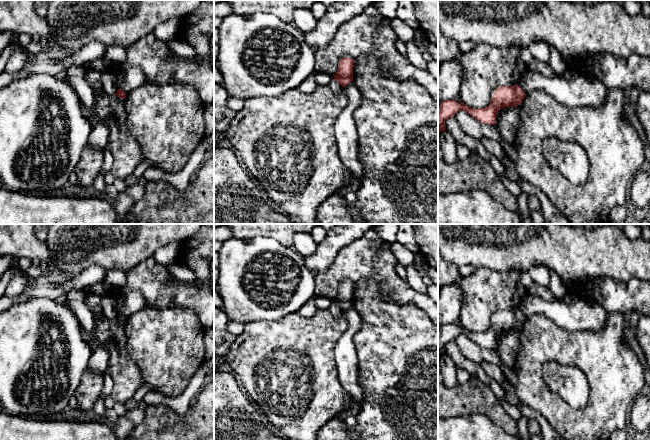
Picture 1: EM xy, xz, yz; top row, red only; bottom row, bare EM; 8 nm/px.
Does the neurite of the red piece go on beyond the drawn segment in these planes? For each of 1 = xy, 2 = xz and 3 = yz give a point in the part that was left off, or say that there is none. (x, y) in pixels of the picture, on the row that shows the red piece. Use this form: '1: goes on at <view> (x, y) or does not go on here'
1: does not go on here
2: does not go on here
3: does not go on here

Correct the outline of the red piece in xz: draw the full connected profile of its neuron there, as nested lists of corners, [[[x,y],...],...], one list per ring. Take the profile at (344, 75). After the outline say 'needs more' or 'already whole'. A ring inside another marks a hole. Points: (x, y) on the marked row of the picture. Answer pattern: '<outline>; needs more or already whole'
[[[345,57],[342,58],[338,63],[338,69],[334,76],[334,80],[337,81],[342,87],[347,86],[353,81],[353,67],[354,60]]]; already whole

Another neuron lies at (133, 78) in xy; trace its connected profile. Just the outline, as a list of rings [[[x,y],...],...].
[[[130,69],[117,76],[118,89],[126,94],[147,82],[146,75],[139,69]]]

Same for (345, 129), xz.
[[[354,81],[343,87],[343,91],[348,98],[348,105],[339,114],[335,124],[339,157],[346,168],[361,181],[364,178],[364,168],[358,158],[358,135],[353,113],[361,104],[362,94]]]

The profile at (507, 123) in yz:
[[[522,103],[516,107],[505,107],[497,112],[494,127],[502,138],[510,145],[514,145],[520,125]]]

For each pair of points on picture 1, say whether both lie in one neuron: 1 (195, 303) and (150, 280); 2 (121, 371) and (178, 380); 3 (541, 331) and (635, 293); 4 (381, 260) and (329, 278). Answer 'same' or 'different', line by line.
1: same
2: different
3: different
4: same

